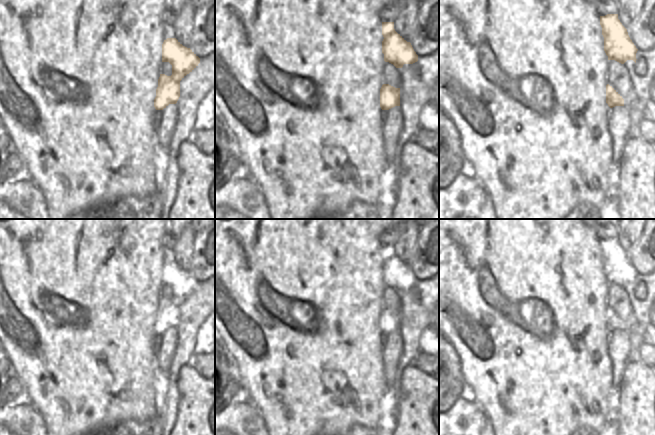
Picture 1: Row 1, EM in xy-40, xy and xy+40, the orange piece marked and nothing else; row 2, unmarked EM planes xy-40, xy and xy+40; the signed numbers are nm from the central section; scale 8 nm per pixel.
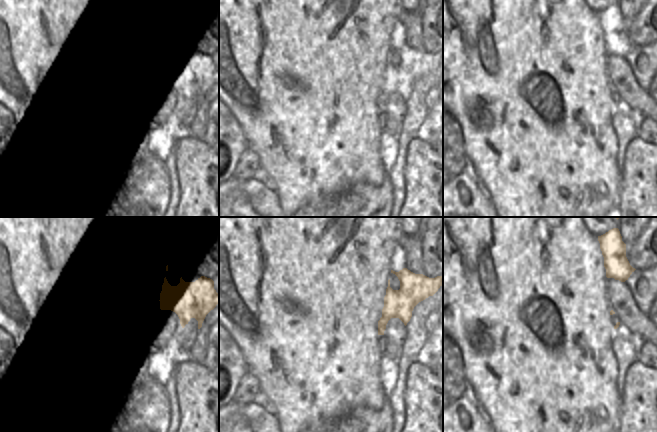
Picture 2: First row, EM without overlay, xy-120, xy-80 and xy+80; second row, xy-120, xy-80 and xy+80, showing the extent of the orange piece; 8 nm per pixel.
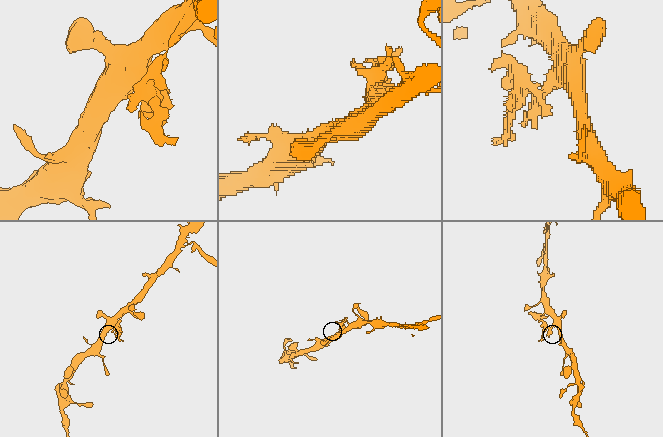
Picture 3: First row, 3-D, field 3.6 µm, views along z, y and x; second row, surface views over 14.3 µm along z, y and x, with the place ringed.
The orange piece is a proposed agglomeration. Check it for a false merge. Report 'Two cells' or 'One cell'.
Two cells.

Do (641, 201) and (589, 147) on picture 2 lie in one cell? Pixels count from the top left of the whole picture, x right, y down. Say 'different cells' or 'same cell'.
different cells

